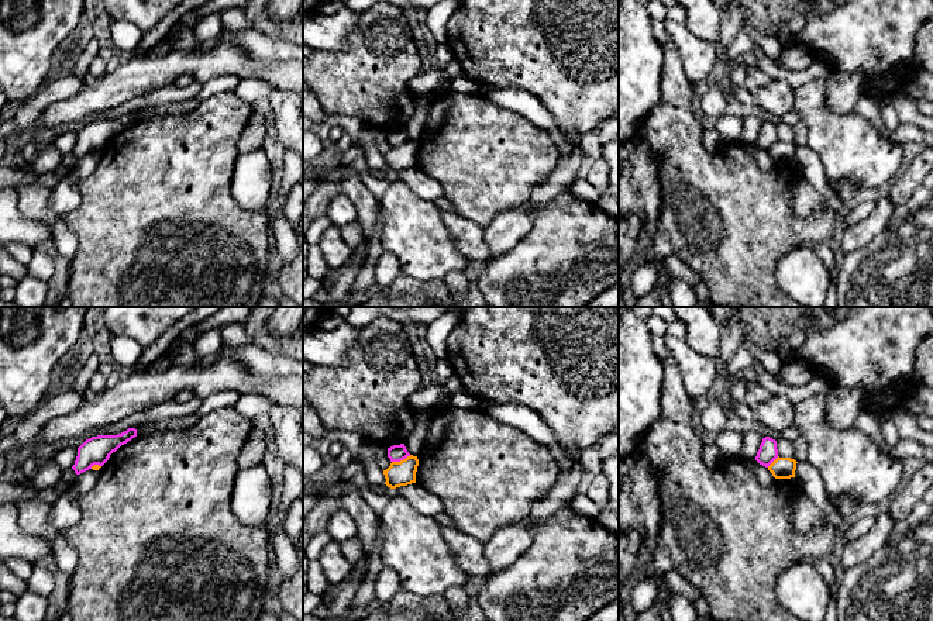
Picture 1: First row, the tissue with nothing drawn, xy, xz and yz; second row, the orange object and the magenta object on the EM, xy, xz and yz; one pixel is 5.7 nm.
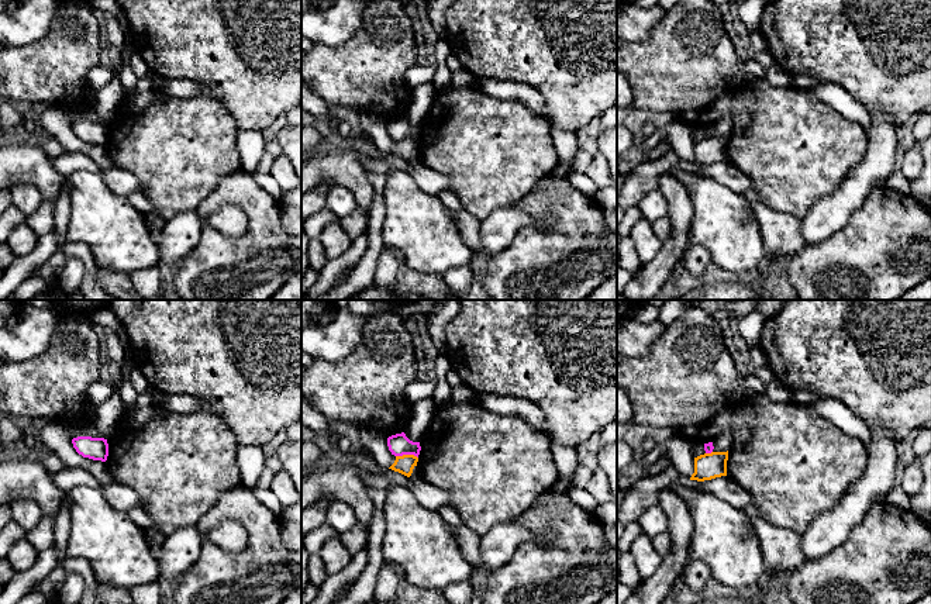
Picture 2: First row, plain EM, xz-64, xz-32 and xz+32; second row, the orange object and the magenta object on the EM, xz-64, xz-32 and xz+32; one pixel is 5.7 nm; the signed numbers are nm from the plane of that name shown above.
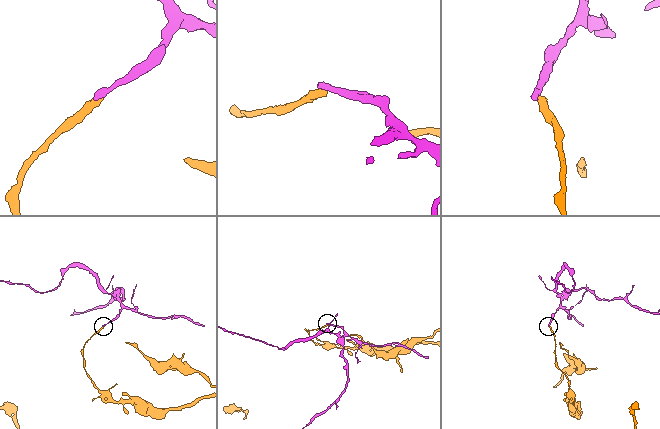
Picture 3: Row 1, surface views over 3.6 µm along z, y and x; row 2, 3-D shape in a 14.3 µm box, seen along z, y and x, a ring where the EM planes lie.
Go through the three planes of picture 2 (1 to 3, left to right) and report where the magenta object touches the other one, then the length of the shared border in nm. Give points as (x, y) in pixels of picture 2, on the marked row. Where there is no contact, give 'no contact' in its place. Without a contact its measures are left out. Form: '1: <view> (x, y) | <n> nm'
1: no contact
2: xz-32 (407, 455) | 130 nm
3: xz+32 (709, 454) | 40 nm

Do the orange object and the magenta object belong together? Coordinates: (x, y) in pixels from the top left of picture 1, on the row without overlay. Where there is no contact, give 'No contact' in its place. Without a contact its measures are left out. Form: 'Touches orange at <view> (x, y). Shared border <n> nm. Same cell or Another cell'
Touches orange at xz (400, 145). Shared border 120 nm. Another cell

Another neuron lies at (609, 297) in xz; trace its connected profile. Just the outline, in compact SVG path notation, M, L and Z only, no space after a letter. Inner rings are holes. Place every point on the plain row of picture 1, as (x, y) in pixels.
M619 283L606 289L583 307L619 307Z

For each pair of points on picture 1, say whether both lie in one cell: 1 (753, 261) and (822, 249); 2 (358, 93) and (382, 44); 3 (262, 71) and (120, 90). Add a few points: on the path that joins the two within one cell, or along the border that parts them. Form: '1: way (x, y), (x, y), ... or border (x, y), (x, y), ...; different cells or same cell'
1: border (826, 241), (818, 242), (813, 247); different cells
2: way (365, 80), (379, 57); same cell
3: way (227, 64), (174, 64), (161, 72), (155, 72); same cell

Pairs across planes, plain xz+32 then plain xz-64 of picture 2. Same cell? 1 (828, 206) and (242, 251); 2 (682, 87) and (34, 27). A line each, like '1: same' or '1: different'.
1: different
2: different

